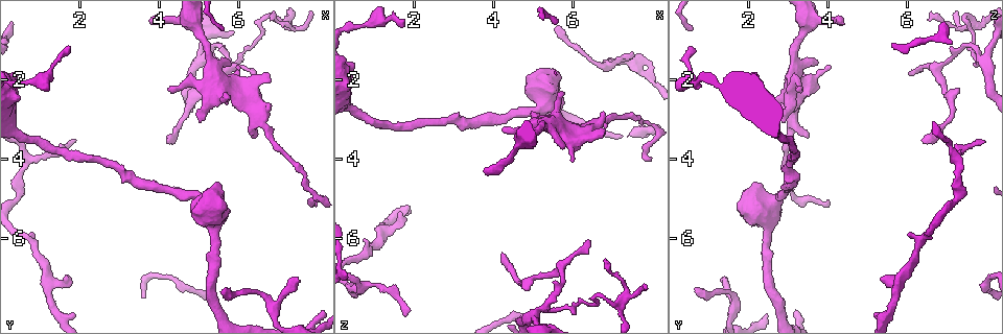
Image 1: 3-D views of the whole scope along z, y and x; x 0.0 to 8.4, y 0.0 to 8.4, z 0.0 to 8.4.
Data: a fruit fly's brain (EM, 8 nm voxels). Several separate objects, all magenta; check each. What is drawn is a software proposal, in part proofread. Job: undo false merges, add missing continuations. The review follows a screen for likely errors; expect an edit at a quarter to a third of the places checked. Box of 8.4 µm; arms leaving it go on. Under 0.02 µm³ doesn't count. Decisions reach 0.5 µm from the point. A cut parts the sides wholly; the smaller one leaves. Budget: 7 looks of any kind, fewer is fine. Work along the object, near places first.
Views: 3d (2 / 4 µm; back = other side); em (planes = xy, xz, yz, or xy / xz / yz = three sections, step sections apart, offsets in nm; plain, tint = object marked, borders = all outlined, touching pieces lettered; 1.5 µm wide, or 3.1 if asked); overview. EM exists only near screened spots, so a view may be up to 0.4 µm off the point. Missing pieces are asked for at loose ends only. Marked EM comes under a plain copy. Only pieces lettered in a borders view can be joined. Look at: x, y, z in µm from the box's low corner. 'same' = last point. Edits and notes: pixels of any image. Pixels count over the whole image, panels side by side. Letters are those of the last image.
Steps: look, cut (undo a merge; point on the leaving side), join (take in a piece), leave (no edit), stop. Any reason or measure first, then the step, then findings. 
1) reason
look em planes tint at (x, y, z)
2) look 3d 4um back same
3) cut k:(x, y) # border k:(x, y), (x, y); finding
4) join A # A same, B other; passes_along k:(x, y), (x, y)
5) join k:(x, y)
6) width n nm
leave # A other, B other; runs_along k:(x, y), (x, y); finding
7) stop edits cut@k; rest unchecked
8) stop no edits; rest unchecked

free end
look em planes borders at (6.80, 2.00, 3.20)

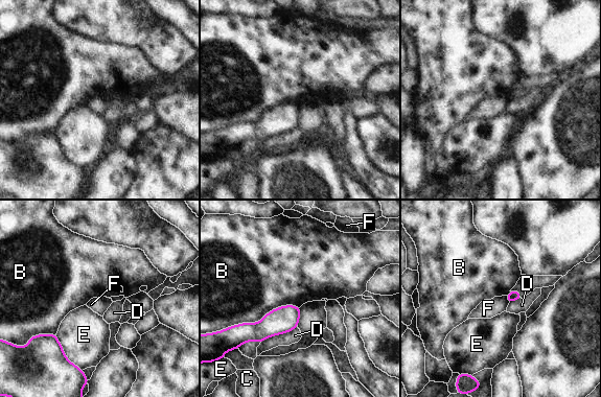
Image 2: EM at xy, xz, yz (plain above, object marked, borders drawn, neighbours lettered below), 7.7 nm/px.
longest_contact B 550 nm
leave # B other, C other, D other, E other, F other; no lettered piece goes on from it

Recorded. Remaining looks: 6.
long arm stops here
look 3d 4um at (7.90, 5.20, 4.05)

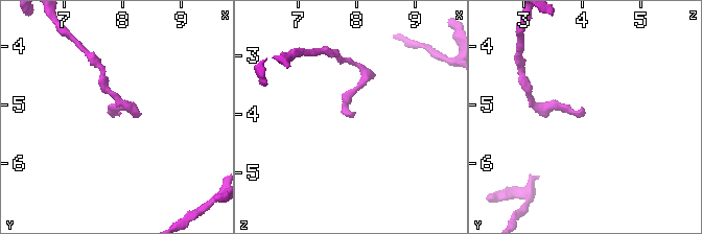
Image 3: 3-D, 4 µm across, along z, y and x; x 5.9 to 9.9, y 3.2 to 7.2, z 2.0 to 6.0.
shape alone is not enough
look em planes tint at (7.95, 5.15, 4.10)

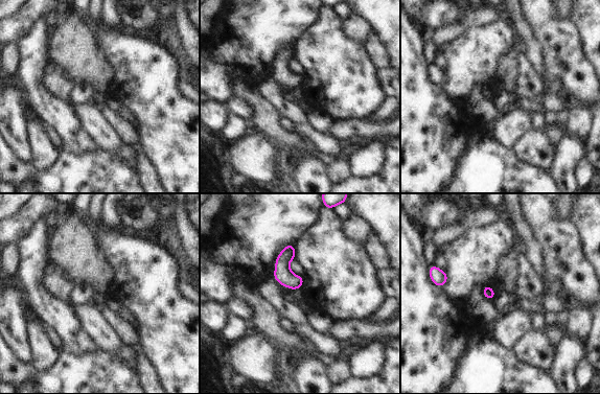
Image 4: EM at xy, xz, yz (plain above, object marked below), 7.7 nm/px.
look em planes borders same

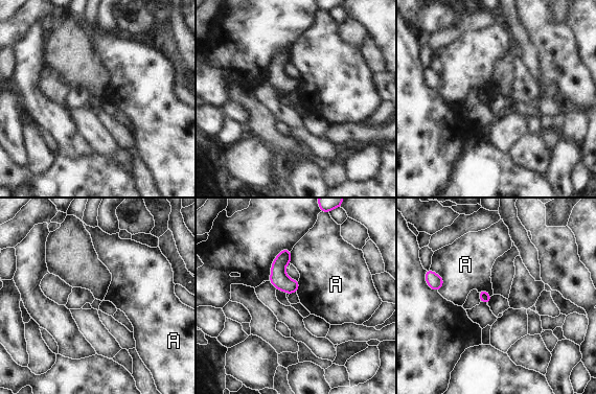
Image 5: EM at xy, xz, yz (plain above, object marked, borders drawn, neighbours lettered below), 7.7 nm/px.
width 80 nm
leave # A other; border 5:(430, 269), (442, 278), (438, 291); no lettered piece goes on from it

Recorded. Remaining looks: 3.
an open end
look em yz step 4 borders at (7.55, 7.00, 1.35)

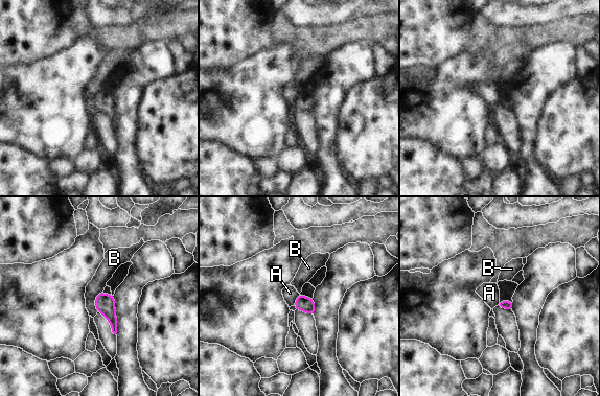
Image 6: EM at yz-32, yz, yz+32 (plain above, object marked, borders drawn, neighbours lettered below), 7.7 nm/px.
look em planes borders same

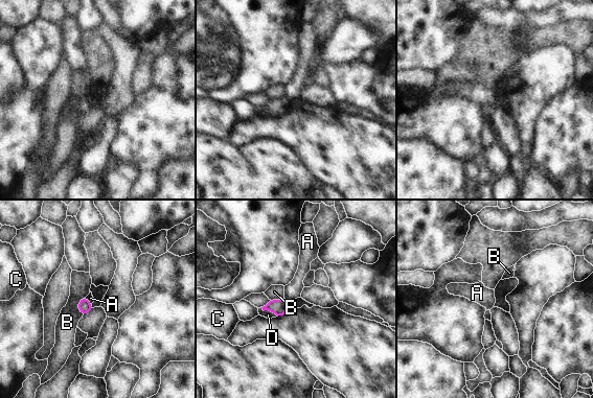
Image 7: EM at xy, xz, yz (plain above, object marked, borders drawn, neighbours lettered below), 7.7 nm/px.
width 100 nm; longest_contact B 150 nm
leave # A other, B other, C other, D other; no lettered piece goes on from it

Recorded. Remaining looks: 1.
stop no edits; rest unchecked

